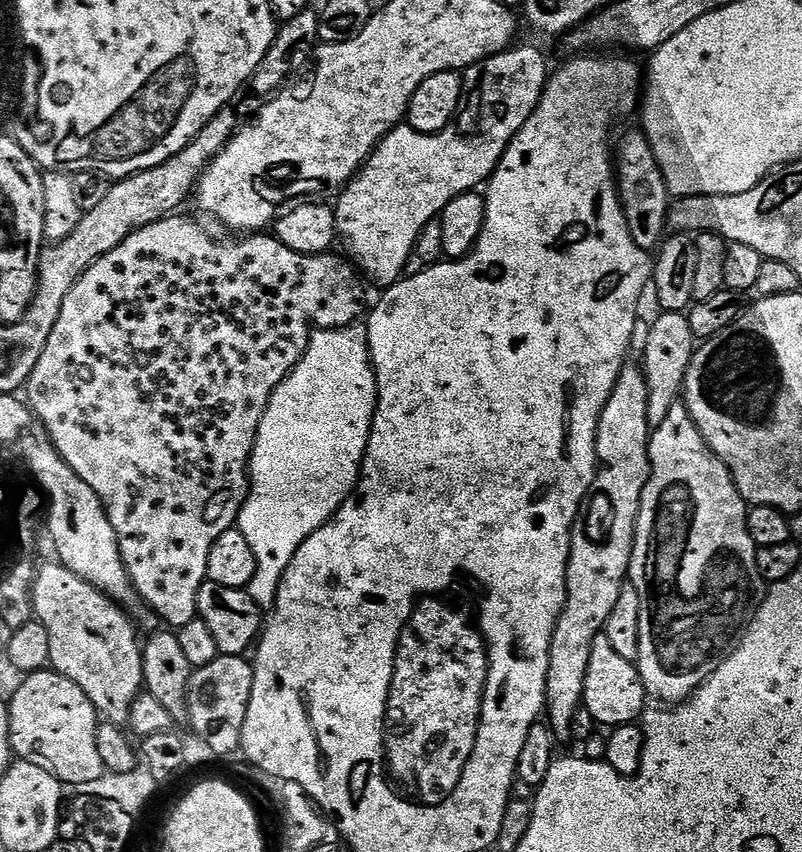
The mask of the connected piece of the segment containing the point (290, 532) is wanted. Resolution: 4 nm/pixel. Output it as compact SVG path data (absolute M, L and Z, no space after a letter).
M357 322L346 328L313 332L306 354L274 390L266 406L252 451L248 497L240 508L238 530L250 542L256 563L256 573L246 591L260 609L275 608L280 583L294 554L298 554L298 546L332 519L356 487L375 413L376 371L372 369L372 356L368 352L367 327Z

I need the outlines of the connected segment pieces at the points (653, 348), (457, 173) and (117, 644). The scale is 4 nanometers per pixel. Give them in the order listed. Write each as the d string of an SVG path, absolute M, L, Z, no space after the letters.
M661 311L660 317L648 328L648 337L644 340L644 360L642 367L648 383L648 427L662 426L670 406L674 406L684 391L684 379L696 352L698 341L690 330L690 322L684 312Z
M519 46L507 48L504 52L463 69L464 85L460 105L456 116L443 130L414 134L407 126L397 126L381 138L363 168L344 187L334 204L339 243L344 243L343 251L369 281L372 279L379 286L387 286L395 284L404 276L404 267L408 260L413 259L420 231L430 221L437 219L454 198L464 192L479 189L492 175L502 154L508 149L518 130L526 126L530 114L543 98L549 75L550 67L548 68L538 49Z
M59 562L39 565L35 579L30 587L31 609L35 619L50 634L51 667L61 672L70 682L74 682L90 698L97 713L109 724L128 724L132 704L144 688L144 653L141 641L136 641L138 629L128 616L113 602L111 598L90 586L78 574L65 568Z

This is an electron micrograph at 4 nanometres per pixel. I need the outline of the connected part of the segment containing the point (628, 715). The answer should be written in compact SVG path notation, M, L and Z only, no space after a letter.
M598 635L590 650L590 666L586 666L586 686L582 707L590 710L597 725L605 729L621 728L624 724L636 724L646 711L646 693L639 667L633 661L621 658L610 646L610 638Z

